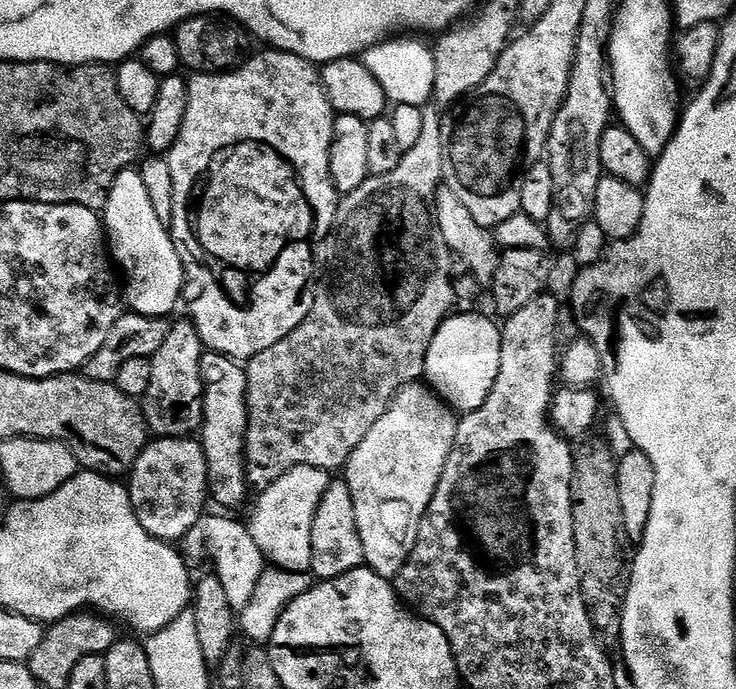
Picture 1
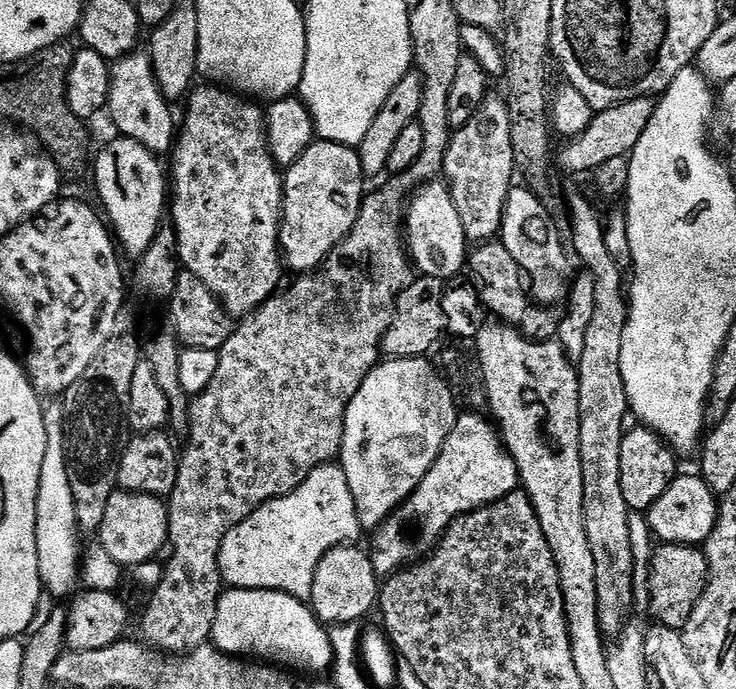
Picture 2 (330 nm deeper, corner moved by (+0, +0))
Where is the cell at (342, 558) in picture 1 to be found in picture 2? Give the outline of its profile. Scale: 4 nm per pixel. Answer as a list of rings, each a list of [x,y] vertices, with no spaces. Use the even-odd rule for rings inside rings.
[[[355,543],[340,544],[324,555],[322,562],[318,562],[310,607],[324,626],[355,624],[362,621],[371,608],[373,611],[377,607],[381,581],[372,565],[371,555],[365,549],[363,552],[356,547],[360,546]]]

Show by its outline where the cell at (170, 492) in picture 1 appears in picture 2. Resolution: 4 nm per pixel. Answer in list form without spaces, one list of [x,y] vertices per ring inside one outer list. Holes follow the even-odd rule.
[[[117,490],[106,505],[98,540],[114,562],[131,566],[155,561],[168,544],[168,505],[161,497]]]

